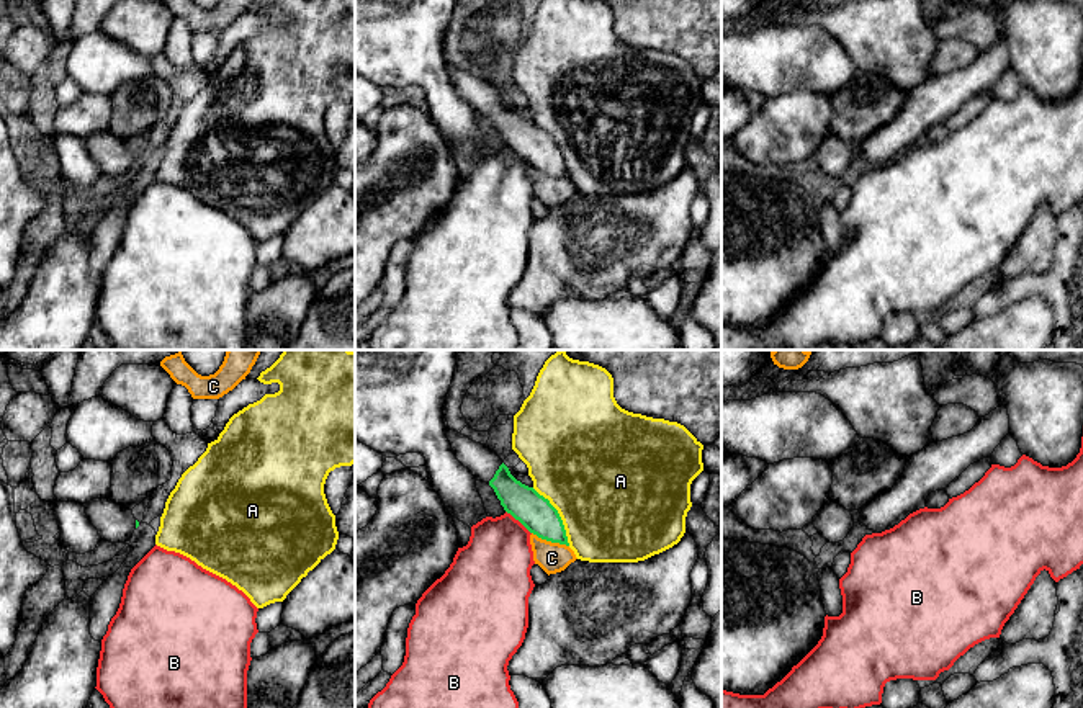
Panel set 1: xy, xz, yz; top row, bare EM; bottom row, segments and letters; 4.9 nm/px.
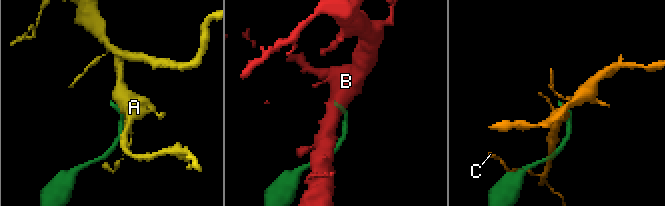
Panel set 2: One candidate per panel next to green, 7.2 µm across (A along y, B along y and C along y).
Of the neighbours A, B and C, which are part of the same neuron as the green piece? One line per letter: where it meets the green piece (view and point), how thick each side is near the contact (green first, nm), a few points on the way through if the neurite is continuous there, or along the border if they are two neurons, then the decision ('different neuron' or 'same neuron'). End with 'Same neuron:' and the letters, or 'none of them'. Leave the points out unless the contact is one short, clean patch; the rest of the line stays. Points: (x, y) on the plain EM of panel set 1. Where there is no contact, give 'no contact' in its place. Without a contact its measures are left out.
A: xz (558, 149) | 170/480 nm | different neuron
B: xz (519, 154) | 170/340 nm | different neuron
C: xz (550, 174) | 170/150 nm | different neuron
Same neuron: none of them

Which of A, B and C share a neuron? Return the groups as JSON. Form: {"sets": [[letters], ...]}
{"sets": [["A"], ["B"], ["C"]]}

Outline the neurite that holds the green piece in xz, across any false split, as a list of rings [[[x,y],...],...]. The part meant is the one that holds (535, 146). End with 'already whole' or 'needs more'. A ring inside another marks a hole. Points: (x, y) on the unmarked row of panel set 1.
[[[447,62],[447,72],[456,93],[478,114],[494,123],[507,147],[538,172],[569,180],[563,154],[548,132],[517,114],[502,93],[484,78],[450,62]]]; needs more

